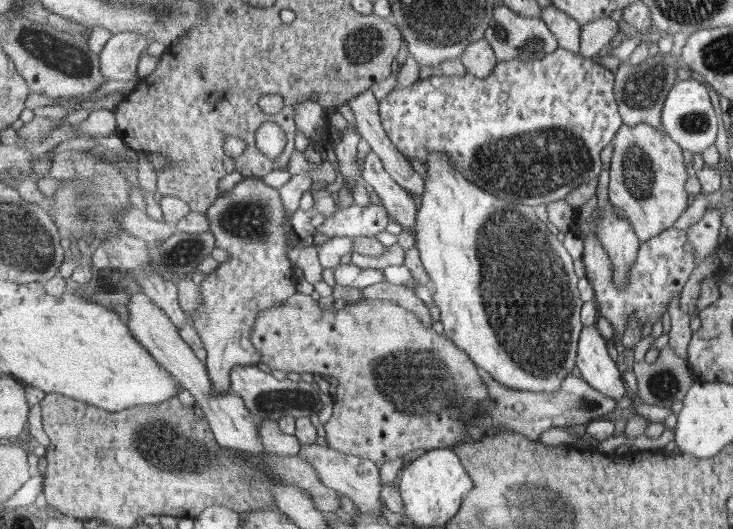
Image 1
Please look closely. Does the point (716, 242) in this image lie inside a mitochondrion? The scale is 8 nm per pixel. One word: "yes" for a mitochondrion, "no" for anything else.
no

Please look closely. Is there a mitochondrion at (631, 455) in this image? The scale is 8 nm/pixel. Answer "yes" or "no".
no

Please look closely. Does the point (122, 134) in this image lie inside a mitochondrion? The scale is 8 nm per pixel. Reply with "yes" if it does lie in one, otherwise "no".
no

